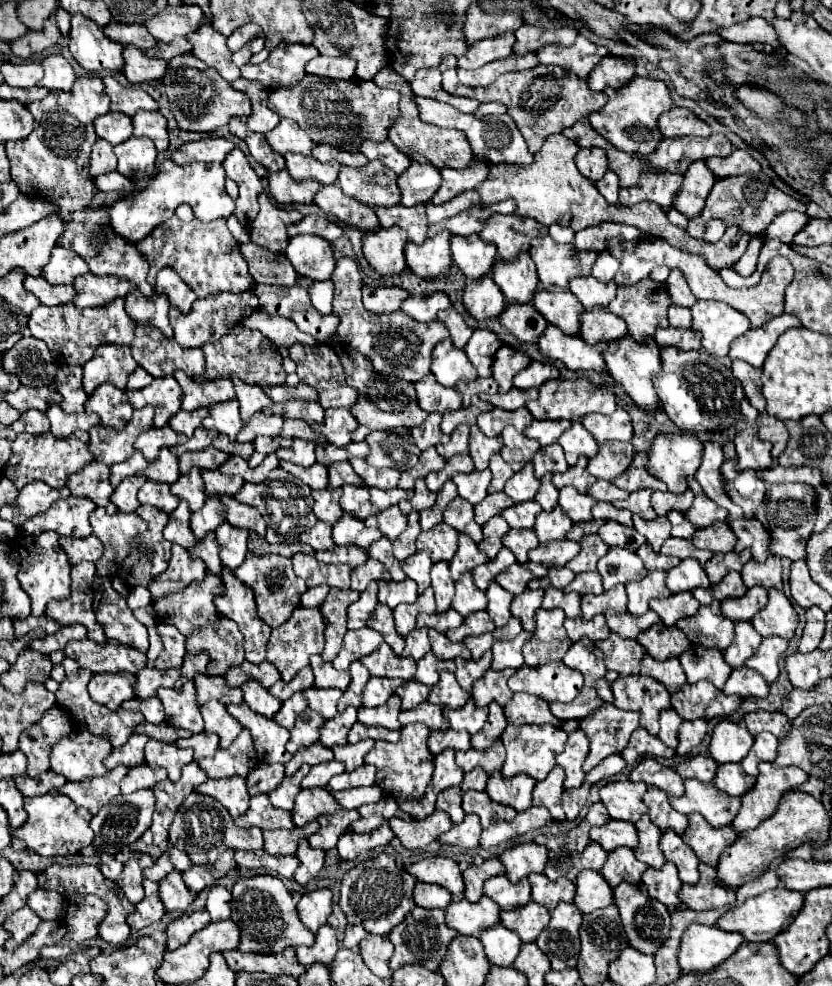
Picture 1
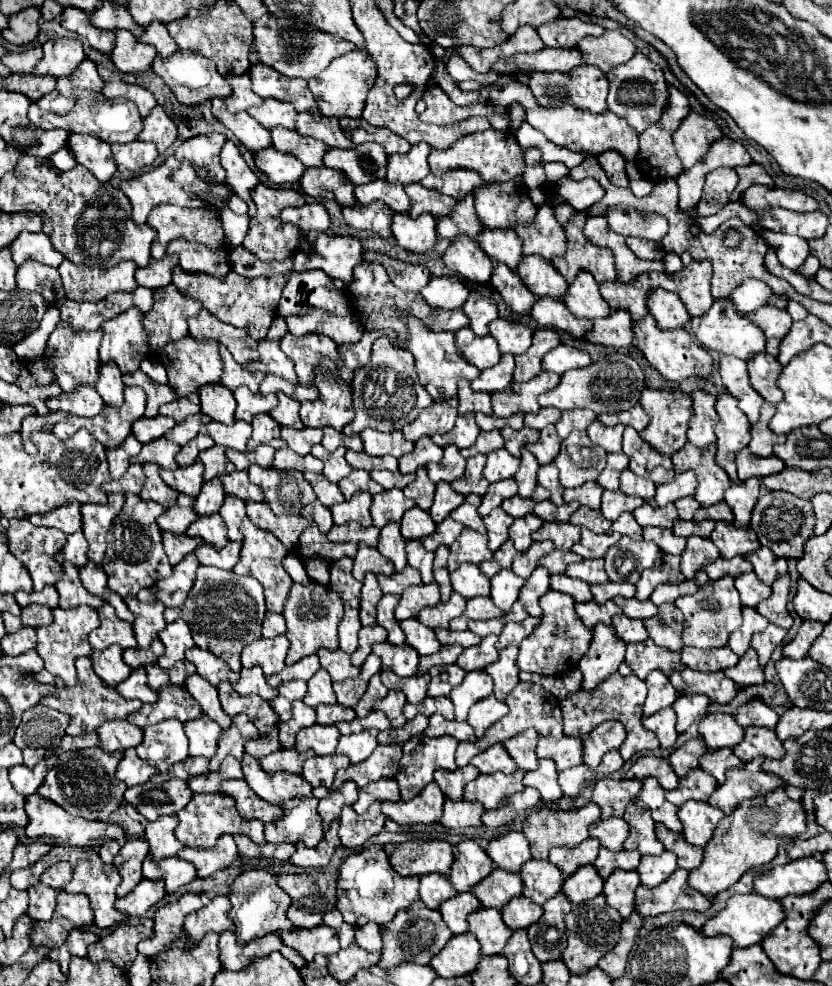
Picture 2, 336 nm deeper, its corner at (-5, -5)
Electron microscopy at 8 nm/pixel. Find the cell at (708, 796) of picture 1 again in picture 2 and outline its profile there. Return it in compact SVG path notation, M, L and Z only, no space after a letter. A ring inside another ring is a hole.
M696 768L692 770L692 774L686 774L684 778L680 778L680 784L676 790L666 792L666 800L672 802L674 806L682 806L686 800L706 802L714 790L716 790L716 780L708 772Z

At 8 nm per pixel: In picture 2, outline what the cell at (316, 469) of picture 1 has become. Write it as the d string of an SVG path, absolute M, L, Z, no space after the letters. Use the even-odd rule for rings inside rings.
M288 446L282 448L282 450L276 450L276 454L274 454L274 468L282 468L282 470L296 468L300 472L308 470L306 468L306 458L300 458L294 450L288 450Z

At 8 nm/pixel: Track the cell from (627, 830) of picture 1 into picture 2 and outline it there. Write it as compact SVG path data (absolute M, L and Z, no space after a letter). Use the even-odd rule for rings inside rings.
M606 818L590 826L590 836L598 838L604 848L618 852L628 838L628 824L622 818Z

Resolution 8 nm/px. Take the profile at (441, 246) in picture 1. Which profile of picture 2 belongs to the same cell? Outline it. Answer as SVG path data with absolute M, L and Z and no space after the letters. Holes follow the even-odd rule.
M394 214L392 234L396 242L410 252L428 252L436 242L436 218L432 214L422 214L420 218L410 218L408 214Z

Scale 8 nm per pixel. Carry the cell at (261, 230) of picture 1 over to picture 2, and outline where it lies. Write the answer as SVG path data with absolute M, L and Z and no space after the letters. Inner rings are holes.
M258 184L254 190L252 190L252 200L256 204L256 216L250 220L250 230L242 242L242 246L256 254L260 260L286 260L290 258L292 254L296 254L296 248L300 244L300 230L292 224L284 224L280 220L280 212L286 208L286 206L302 206L306 200L302 194L294 192L294 190L282 190L282 188L270 188L270 186L264 186L264 184Z

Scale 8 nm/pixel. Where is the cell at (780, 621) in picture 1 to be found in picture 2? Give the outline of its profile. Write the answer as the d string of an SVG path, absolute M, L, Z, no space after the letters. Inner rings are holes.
M782 574L772 584L772 596L756 606L756 610L764 618L768 618L768 622L772 622L784 630L790 630L790 626L792 626L792 616L786 608L788 594L790 594L790 578L788 578L788 574Z

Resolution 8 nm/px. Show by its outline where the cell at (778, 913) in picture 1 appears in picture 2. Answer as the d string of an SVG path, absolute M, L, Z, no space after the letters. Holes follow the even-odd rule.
M752 892L752 894L734 894L726 902L726 908L702 926L702 934L704 936L720 936L720 934L724 934L724 936L730 936L736 946L744 948L744 946L760 944L762 938L770 930L774 930L782 920L784 920L784 910L782 910L782 904L778 900L764 898L764 896L756 894L756 892Z

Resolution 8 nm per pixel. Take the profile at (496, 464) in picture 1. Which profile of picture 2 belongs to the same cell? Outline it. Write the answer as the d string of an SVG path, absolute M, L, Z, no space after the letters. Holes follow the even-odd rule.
M496 450L496 452L488 454L484 476L488 478L488 482L498 482L498 480L504 480L504 478L512 478L516 474L518 466L520 466L518 458L514 458L506 450Z

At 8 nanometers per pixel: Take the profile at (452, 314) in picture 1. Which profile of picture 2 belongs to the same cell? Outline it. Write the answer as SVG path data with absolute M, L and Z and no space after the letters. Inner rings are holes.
M472 292L466 304L462 306L464 314L470 318L470 328L478 336L488 334L488 324L498 316L498 306L496 300L490 296L482 296L478 292Z

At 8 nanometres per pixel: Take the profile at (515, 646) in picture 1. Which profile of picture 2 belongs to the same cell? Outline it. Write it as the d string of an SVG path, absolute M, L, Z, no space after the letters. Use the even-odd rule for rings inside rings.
M528 616L524 622L508 622L506 626L504 626L504 630L502 630L502 634L498 636L498 642L496 642L496 648L498 650L502 650L504 646L508 646L510 642L516 642L516 644L520 644L534 628L536 628L536 624L538 624L540 620L538 618L532 618L532 616Z

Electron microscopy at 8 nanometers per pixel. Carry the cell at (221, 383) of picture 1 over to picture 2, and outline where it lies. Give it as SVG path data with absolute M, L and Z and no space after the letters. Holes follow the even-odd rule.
M184 336L182 342L168 342L168 346L164 346L164 350L160 350L158 358L162 360L164 368L168 370L168 384L174 388L178 398L198 392L200 386L218 382L222 376L222 360L220 360L216 342L196 342L194 338Z

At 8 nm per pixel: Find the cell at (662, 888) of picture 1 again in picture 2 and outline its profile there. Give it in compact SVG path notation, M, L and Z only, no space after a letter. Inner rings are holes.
M662 852L658 856L642 856L638 866L642 884L648 888L662 884L674 870L676 870L676 854L672 852Z

